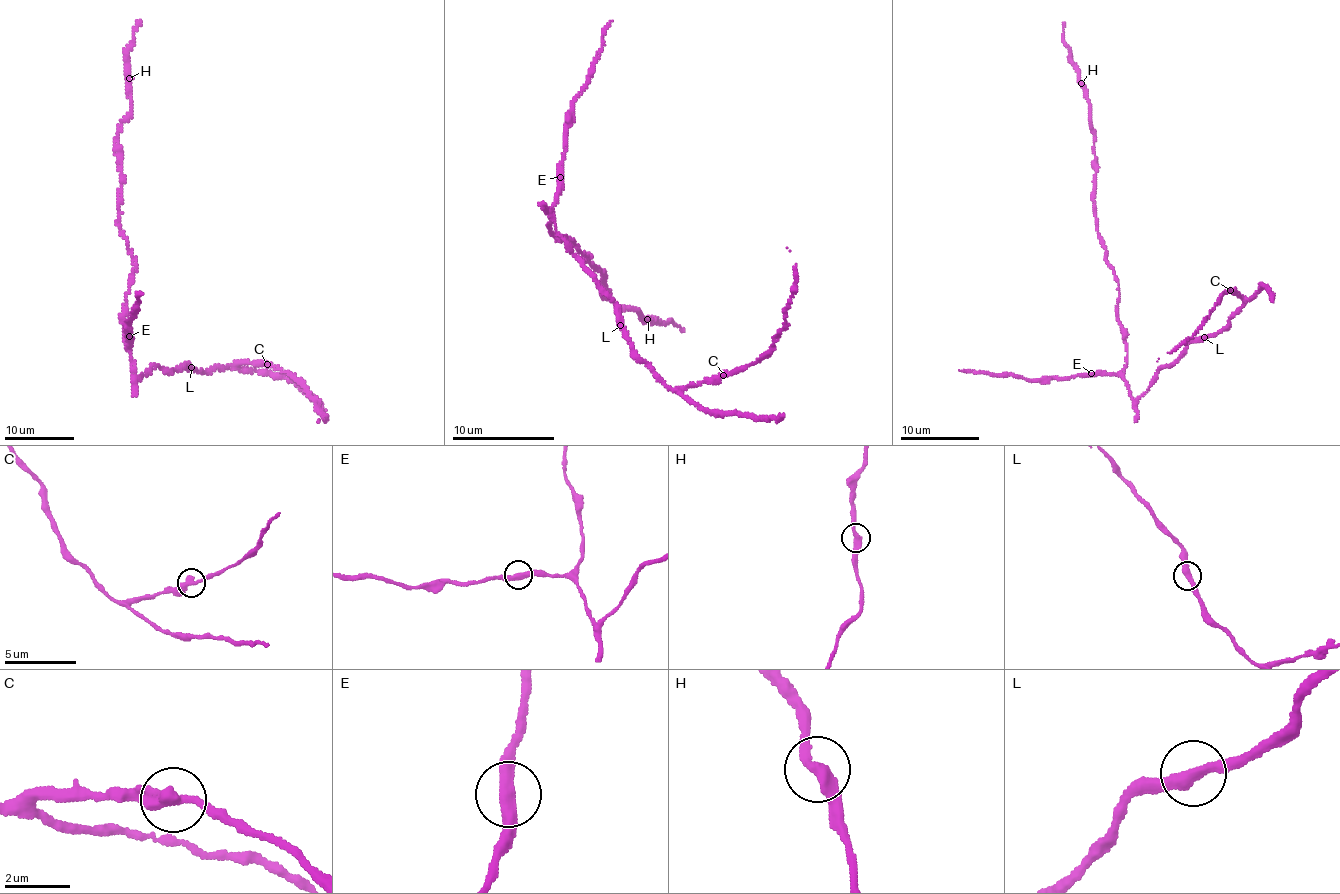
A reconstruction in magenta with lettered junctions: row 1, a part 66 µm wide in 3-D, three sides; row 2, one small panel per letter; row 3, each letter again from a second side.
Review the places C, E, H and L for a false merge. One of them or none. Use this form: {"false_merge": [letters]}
{"false_merge": []}

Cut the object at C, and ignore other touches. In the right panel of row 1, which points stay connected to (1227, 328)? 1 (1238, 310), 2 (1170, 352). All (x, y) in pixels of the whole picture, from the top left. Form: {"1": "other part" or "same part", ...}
{"1": "same part", "2": "other part"}

